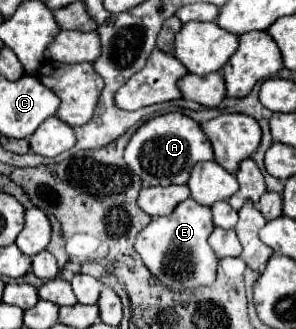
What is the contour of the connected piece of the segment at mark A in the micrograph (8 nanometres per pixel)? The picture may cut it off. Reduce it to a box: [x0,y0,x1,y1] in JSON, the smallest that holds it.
[124,112,214,186]

